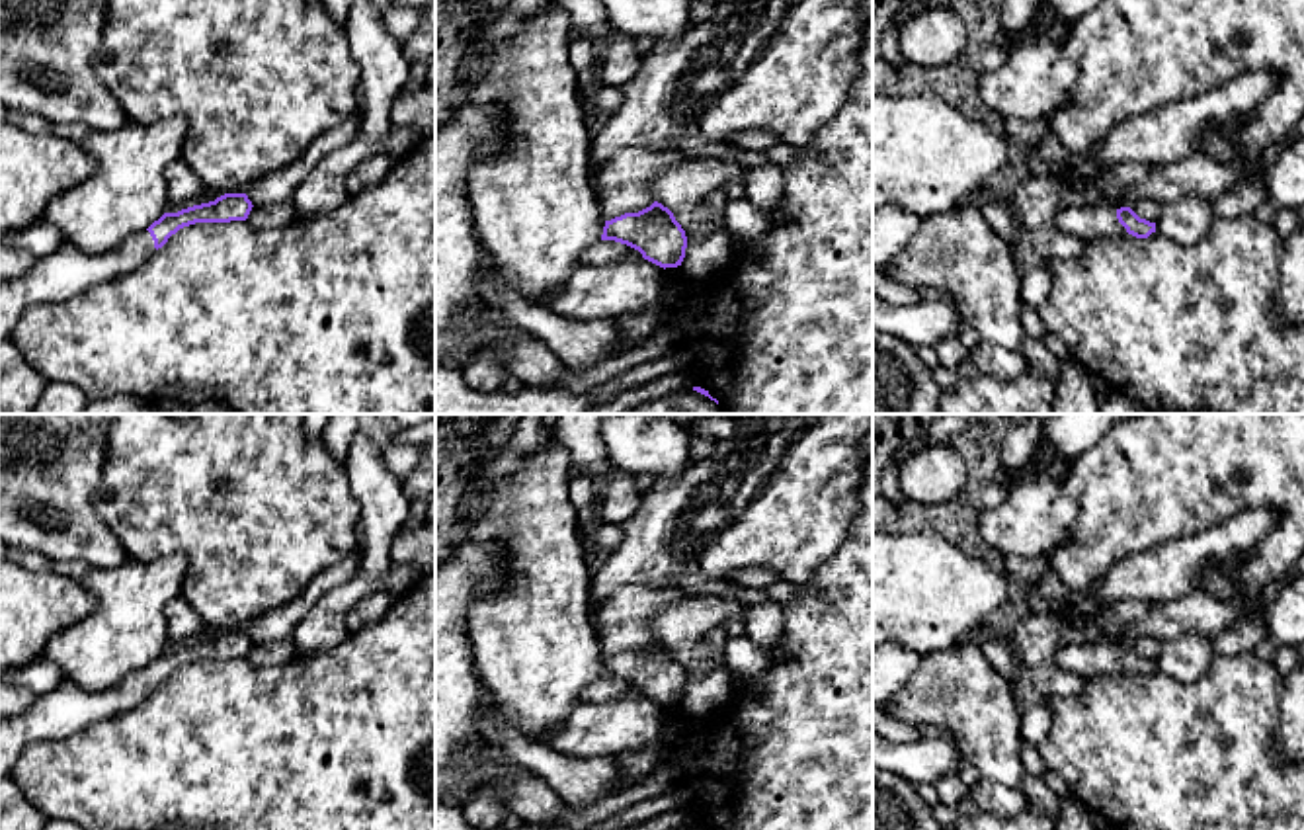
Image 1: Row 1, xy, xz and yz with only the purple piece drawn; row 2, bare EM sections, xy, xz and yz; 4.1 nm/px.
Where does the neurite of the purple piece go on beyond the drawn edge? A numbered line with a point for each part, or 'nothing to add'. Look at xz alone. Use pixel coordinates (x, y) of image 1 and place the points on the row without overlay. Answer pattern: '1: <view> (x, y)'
1: xz (621, 622)

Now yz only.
1: yz (1088, 659)

